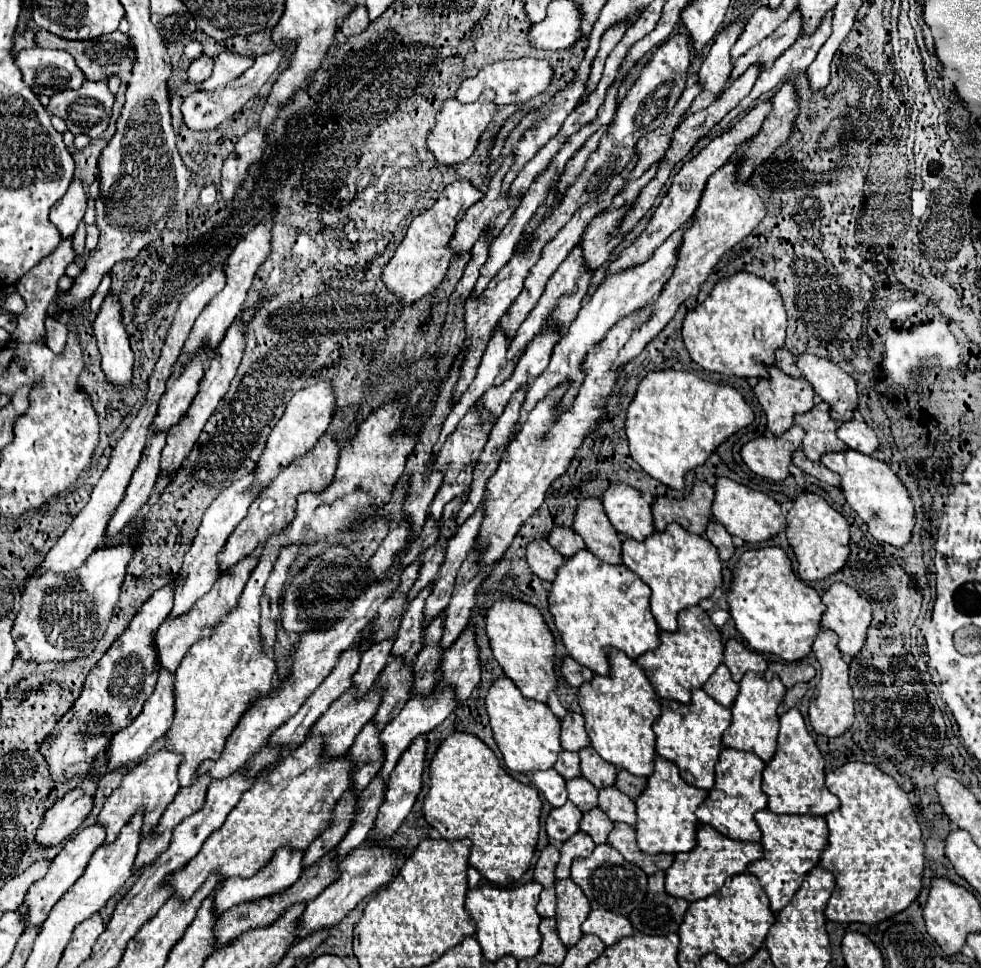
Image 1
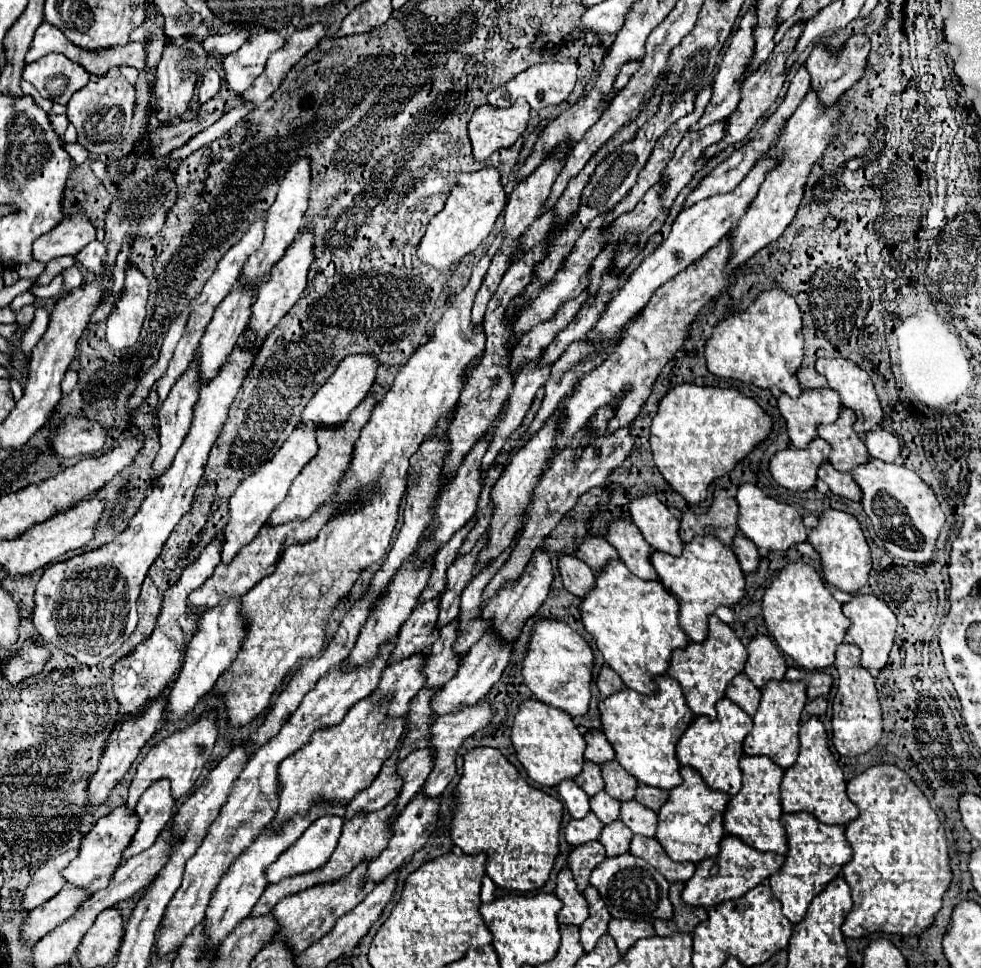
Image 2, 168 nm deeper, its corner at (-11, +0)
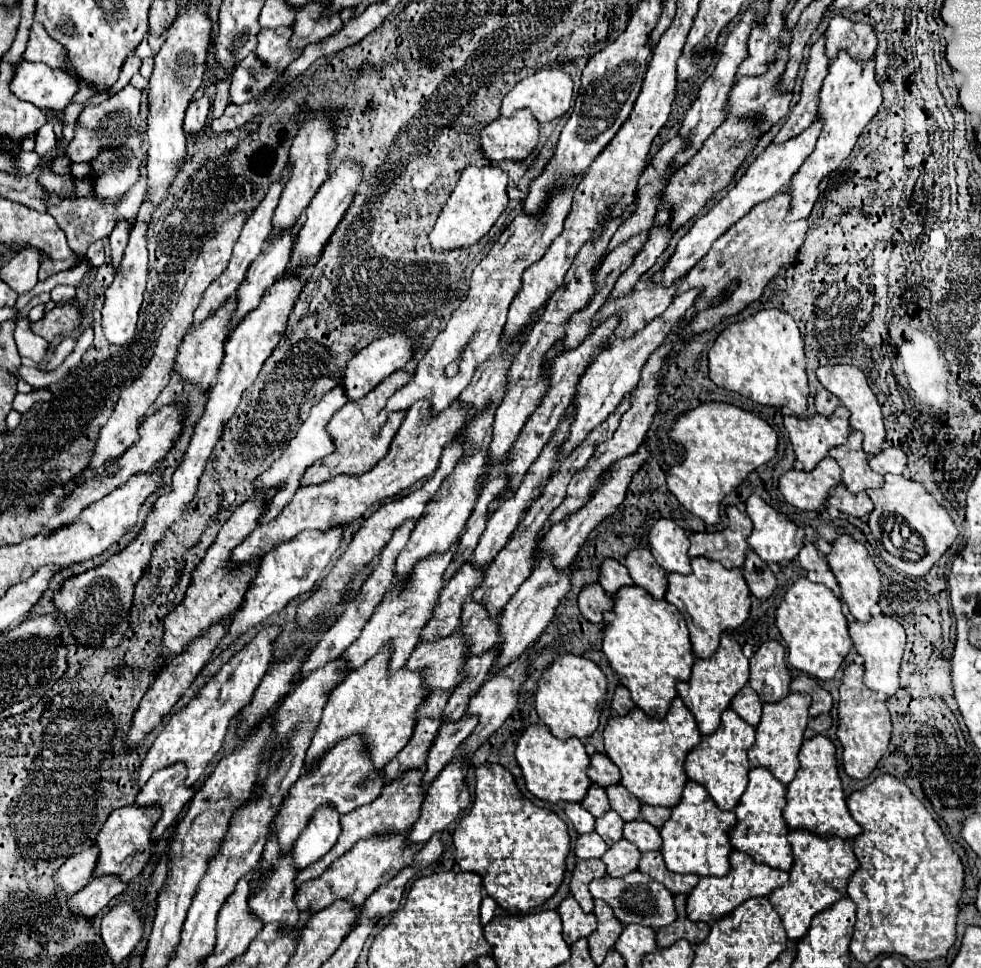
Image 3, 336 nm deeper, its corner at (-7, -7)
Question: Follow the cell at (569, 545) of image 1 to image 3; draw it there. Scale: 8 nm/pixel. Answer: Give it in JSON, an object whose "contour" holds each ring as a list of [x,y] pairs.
{"contour":[[[605,559],[601,563],[599,583],[609,595],[615,595],[617,589],[621,589],[625,585],[635,585],[631,575],[629,575],[629,571],[627,571],[627,567],[621,565],[619,561],[613,561],[613,559]]]}

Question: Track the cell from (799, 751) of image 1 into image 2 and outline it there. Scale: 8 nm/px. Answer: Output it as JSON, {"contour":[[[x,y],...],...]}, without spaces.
{"contour":[[[811,716],[807,722],[801,724],[799,740],[799,758],[789,770],[785,770],[781,782],[783,812],[811,812],[825,824],[847,824],[857,818],[859,810],[845,794],[843,772],[827,748],[827,732],[817,716]]]}

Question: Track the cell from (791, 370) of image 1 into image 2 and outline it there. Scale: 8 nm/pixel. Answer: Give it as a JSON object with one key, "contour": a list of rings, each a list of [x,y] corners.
{"contour":[[[799,368],[797,378],[799,378],[799,384],[803,388],[823,388],[823,386],[827,386],[825,378],[821,374],[817,374],[815,368]]]}

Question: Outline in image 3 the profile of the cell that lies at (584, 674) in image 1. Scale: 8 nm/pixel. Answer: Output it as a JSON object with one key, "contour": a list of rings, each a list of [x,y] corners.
{"contour":[[[619,685],[617,689],[615,689],[615,697],[613,697],[613,701],[611,701],[611,707],[619,713],[619,715],[625,715],[625,713],[629,713],[635,705],[633,705],[633,699],[631,699],[631,693],[629,693],[629,689],[625,689],[623,685]]]}

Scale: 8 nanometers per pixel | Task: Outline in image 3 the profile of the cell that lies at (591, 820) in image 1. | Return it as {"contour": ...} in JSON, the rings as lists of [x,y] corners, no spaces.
{"contour":[[[627,839],[613,843],[607,849],[607,853],[603,855],[603,863],[607,865],[607,875],[611,875],[611,877],[623,877],[623,875],[635,871],[639,865],[639,859],[641,859],[639,849],[633,843],[629,843]]]}

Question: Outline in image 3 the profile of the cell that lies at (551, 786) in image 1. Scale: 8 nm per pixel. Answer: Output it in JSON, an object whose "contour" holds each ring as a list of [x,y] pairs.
{"contour":[[[565,803],[565,815],[571,819],[571,823],[575,825],[577,833],[591,833],[591,831],[595,831],[593,815],[589,811],[585,811],[579,803]]]}

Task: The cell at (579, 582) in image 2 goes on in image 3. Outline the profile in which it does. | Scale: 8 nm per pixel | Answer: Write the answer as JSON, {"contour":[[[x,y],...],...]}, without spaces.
{"contour":[[[599,583],[589,585],[579,595],[579,609],[591,623],[603,625],[603,613],[613,609],[613,597],[609,597]]]}

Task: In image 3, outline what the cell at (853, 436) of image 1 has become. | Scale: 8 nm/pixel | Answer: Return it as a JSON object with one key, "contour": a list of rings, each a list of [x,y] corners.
{"contour":[[[885,445],[879,455],[869,457],[869,465],[879,475],[887,475],[887,473],[903,475],[903,471],[907,467],[907,455],[901,449],[897,449],[897,447]]]}

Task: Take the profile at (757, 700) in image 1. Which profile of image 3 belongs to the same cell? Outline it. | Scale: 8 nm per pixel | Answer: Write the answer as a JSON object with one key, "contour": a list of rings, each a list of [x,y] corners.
{"contour":[[[789,693],[785,699],[777,703],[763,705],[763,717],[757,725],[757,741],[749,749],[749,763],[751,767],[767,767],[783,785],[789,785],[799,769],[797,753],[803,745],[803,733],[807,727],[807,709],[811,705],[809,693]]]}

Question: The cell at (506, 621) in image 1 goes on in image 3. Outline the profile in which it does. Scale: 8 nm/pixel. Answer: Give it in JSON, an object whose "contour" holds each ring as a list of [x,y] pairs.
{"contour":[[[563,655],[559,657],[539,681],[539,689],[535,695],[535,707],[539,713],[539,719],[551,729],[551,733],[559,739],[579,737],[585,739],[595,733],[599,727],[601,711],[607,701],[607,677],[601,673],[601,669],[587,657],[575,657],[575,655]]]}

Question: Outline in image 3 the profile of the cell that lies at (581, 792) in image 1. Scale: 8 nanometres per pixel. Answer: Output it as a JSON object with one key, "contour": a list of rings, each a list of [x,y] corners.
{"contour":[[[607,811],[603,817],[599,817],[597,821],[595,821],[595,831],[601,835],[601,839],[603,841],[607,841],[609,845],[613,845],[615,841],[619,841],[621,837],[623,837],[623,819],[617,815],[617,813],[613,813],[613,811]]]}

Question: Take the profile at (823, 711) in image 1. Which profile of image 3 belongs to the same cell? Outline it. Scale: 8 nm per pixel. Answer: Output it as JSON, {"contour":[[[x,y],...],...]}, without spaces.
{"contour":[[[851,663],[845,667],[841,687],[839,687],[839,703],[837,703],[837,737],[843,745],[843,767],[853,779],[867,779],[879,759],[885,755],[891,739],[891,717],[885,701],[879,701],[873,691],[869,691],[863,683],[863,667]]]}

